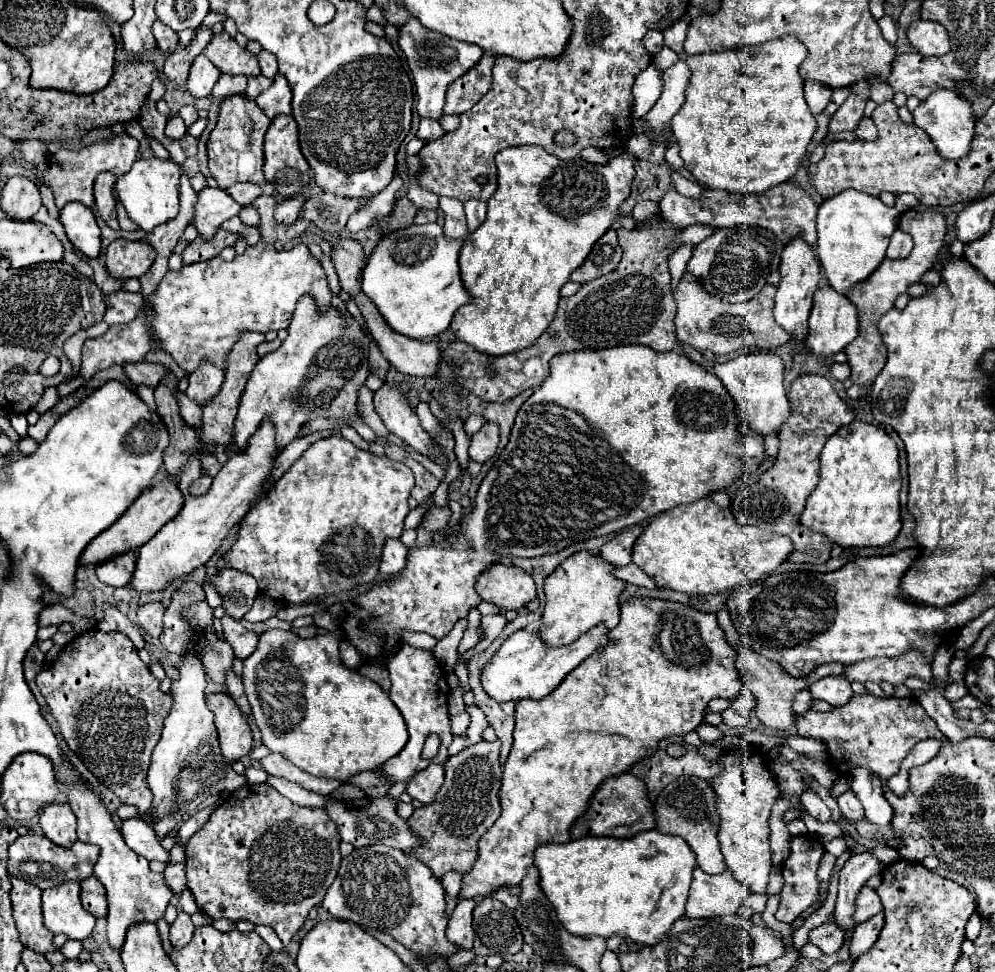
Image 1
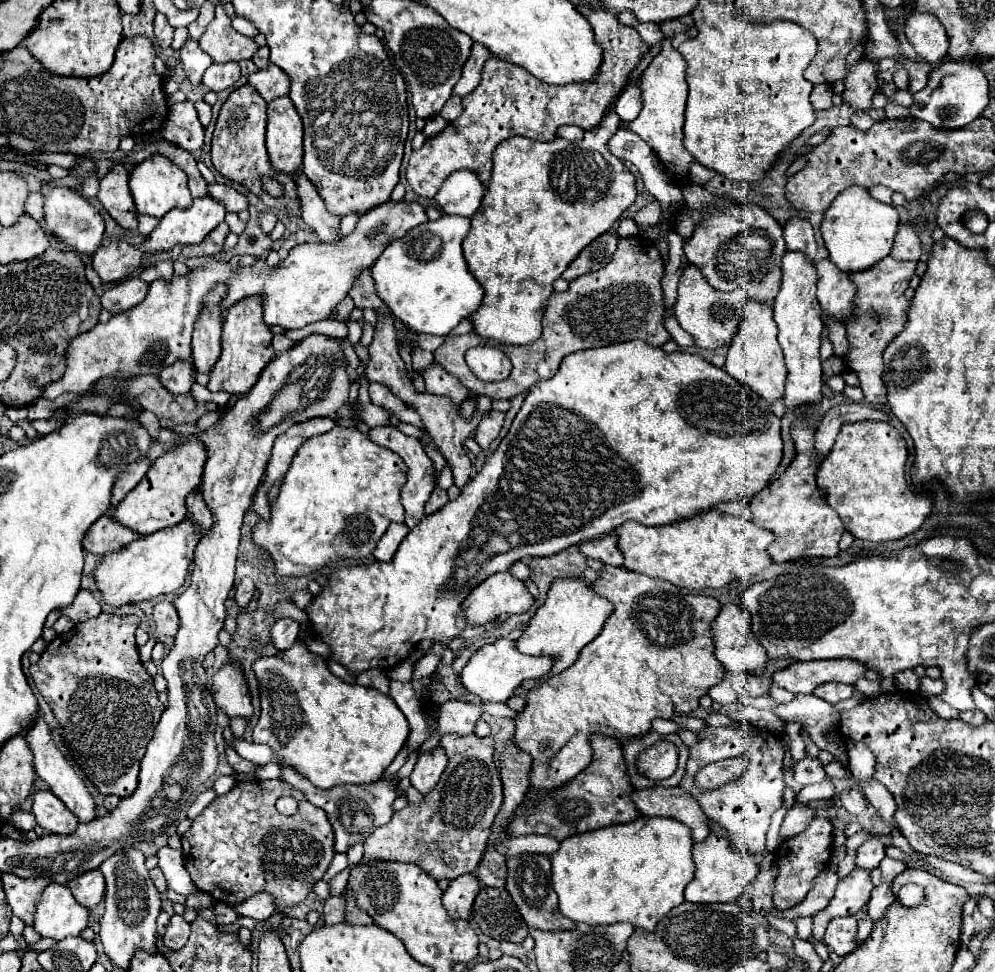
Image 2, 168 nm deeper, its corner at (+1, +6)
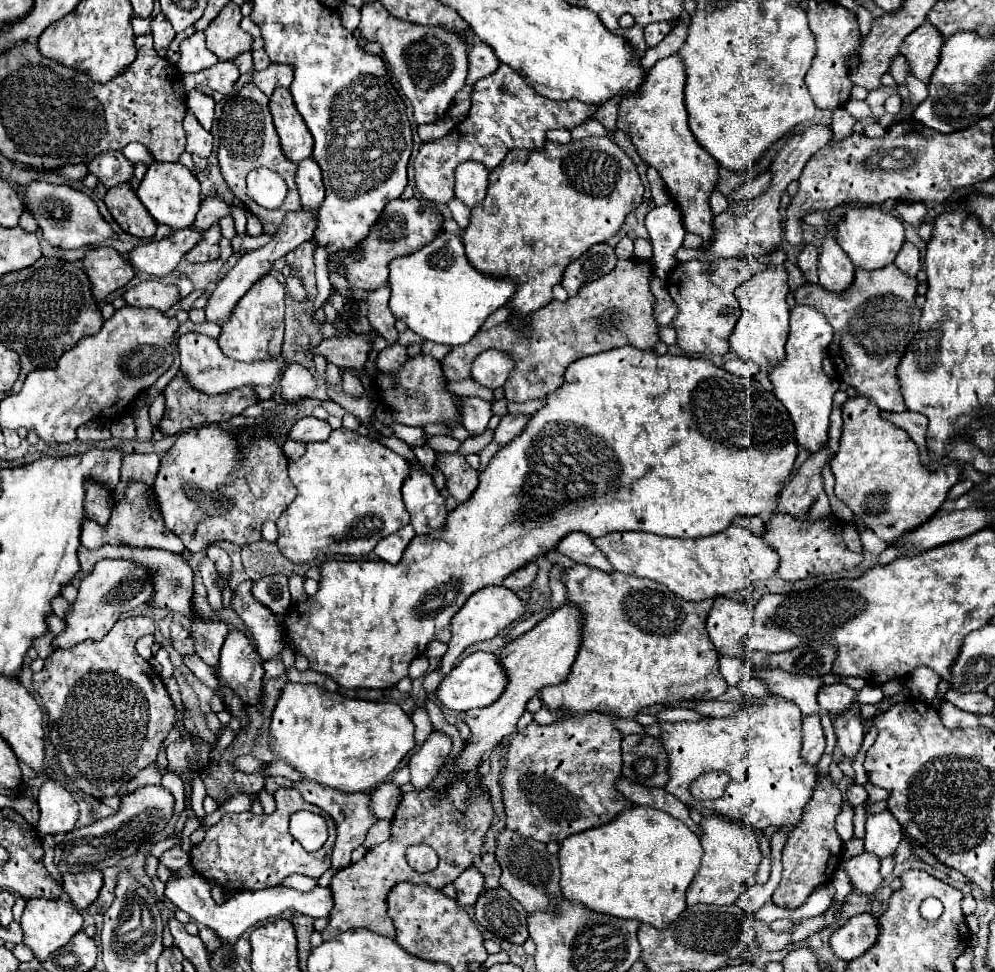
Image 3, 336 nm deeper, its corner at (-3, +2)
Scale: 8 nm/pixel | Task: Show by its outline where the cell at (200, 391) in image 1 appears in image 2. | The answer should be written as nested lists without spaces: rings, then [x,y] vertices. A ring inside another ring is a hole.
[[[209,294],[209,310],[197,320],[193,332],[193,366],[201,374],[209,374],[221,356],[223,314],[219,302],[217,294]]]

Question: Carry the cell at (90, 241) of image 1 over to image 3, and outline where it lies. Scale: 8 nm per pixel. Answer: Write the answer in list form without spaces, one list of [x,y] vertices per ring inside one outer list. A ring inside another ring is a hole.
[[[35,180],[25,188],[25,210],[37,220],[43,238],[57,248],[81,248],[81,246],[97,246],[105,240],[115,238],[111,226],[103,220],[97,210],[97,204],[83,192],[73,190],[63,184],[49,184],[43,180]]]

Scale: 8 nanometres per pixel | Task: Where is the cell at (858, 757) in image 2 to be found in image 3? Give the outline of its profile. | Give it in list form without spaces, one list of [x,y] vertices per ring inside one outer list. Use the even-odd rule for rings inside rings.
[[[853,702],[845,712],[841,712],[833,720],[833,726],[835,726],[839,750],[845,756],[855,758],[859,748],[861,748],[861,744],[863,744],[863,736],[865,736],[863,718],[861,718],[861,704]]]

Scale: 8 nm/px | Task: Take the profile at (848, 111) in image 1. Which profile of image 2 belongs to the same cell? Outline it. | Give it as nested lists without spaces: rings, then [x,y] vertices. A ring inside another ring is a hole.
[[[861,58],[855,68],[849,68],[849,74],[845,76],[843,84],[845,84],[845,90],[841,96],[845,104],[865,110],[869,114],[871,112],[875,114],[875,110],[871,108],[871,98],[879,88],[877,86],[877,62]]]

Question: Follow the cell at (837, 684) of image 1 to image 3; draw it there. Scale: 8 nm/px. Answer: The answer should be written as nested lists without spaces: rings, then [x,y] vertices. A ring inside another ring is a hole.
[[[845,684],[821,686],[821,690],[817,692],[819,708],[823,712],[829,712],[831,716],[841,714],[841,710],[845,710],[845,706],[849,706],[849,702],[853,702],[853,698],[857,698],[857,692]]]

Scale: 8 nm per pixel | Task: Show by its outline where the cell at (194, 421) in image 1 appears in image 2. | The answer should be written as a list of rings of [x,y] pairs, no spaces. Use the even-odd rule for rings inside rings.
[[[175,362],[173,366],[167,366],[159,372],[159,382],[171,392],[171,394],[187,394],[193,380],[193,364],[191,362]]]

